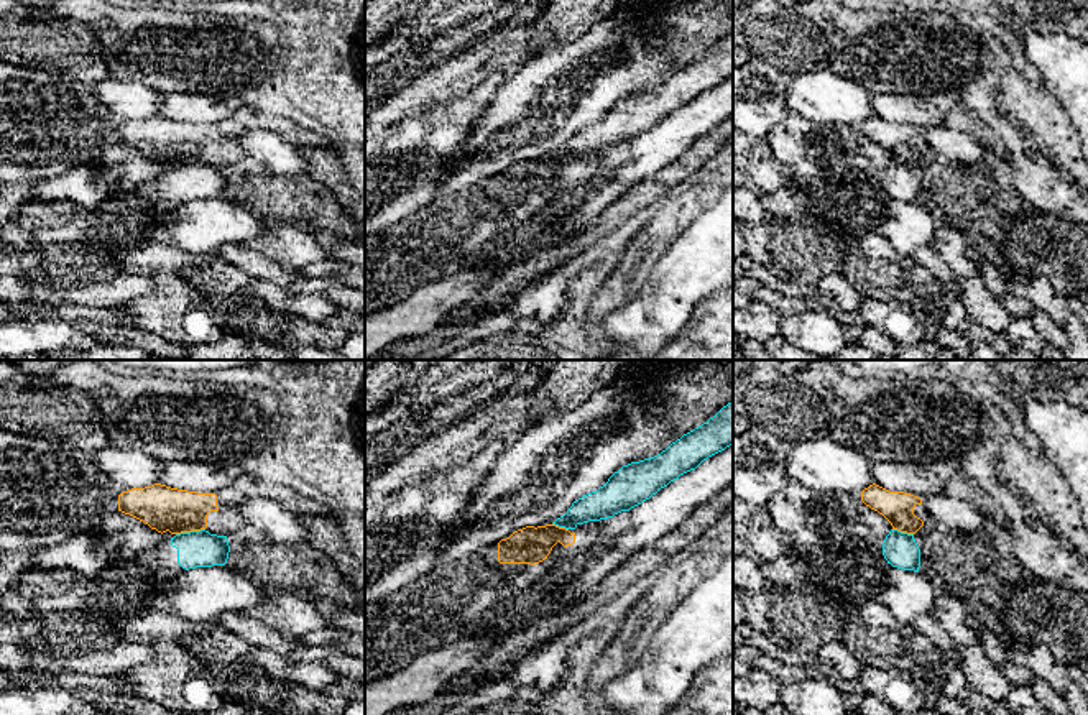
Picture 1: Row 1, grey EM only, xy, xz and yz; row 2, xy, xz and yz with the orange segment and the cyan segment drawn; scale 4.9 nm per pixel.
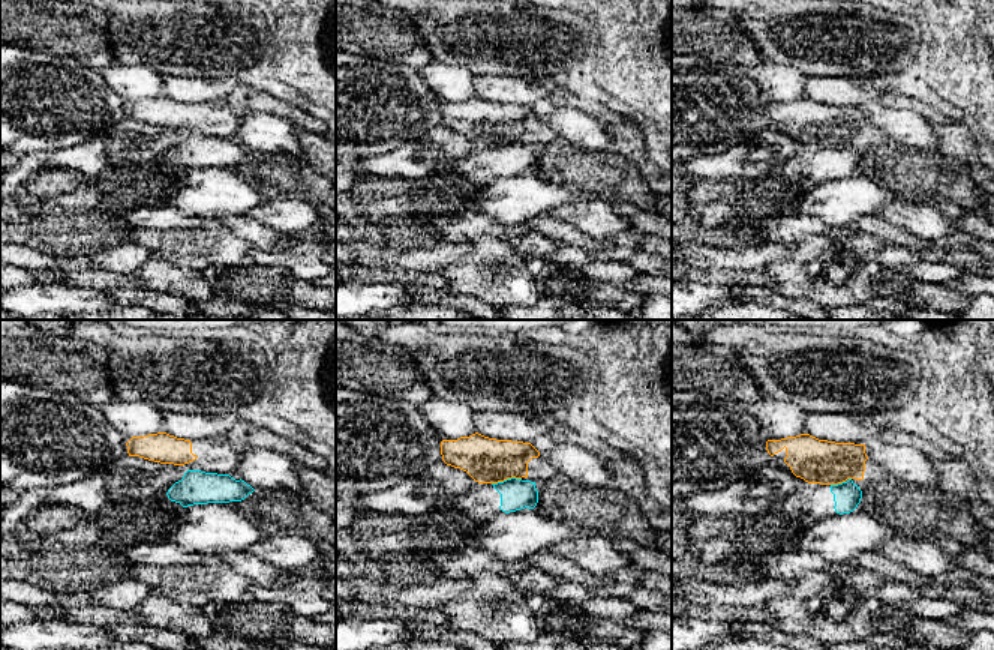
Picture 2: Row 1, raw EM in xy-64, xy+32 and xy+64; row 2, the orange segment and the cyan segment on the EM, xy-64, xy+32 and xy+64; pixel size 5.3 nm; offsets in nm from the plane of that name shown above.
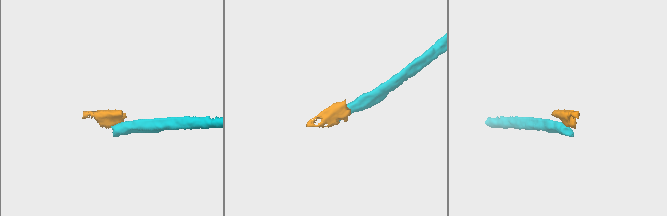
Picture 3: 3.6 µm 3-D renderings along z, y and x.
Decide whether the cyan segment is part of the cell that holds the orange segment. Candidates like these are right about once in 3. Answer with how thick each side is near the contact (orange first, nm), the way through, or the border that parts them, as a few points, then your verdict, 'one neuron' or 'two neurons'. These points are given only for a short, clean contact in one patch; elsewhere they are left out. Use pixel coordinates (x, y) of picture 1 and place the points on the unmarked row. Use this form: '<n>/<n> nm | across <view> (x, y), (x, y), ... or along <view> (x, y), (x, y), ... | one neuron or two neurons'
220/180 nm | along xy (204, 160), (176, 166) | two neurons

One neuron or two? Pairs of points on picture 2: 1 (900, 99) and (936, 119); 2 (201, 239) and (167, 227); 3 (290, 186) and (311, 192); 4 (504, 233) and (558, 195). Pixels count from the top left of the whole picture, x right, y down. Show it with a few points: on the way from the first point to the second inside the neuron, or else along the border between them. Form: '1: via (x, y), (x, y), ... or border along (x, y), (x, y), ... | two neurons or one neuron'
1: via (909, 102), (927, 113) | one neuron
2: via (192, 239), (179, 239), (176, 236) | one neuron
3: via (294, 186), (306, 188) | one neuron
4: border along (498, 222), (522, 225) | two neurons

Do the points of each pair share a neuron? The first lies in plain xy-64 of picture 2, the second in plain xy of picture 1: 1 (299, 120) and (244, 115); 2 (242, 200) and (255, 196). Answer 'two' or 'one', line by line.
1: one
2: two

